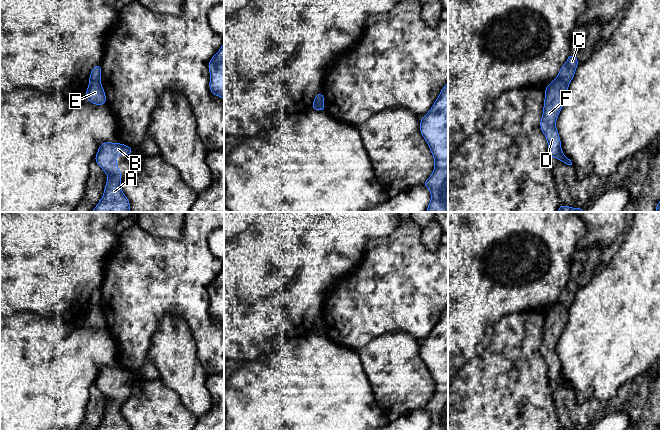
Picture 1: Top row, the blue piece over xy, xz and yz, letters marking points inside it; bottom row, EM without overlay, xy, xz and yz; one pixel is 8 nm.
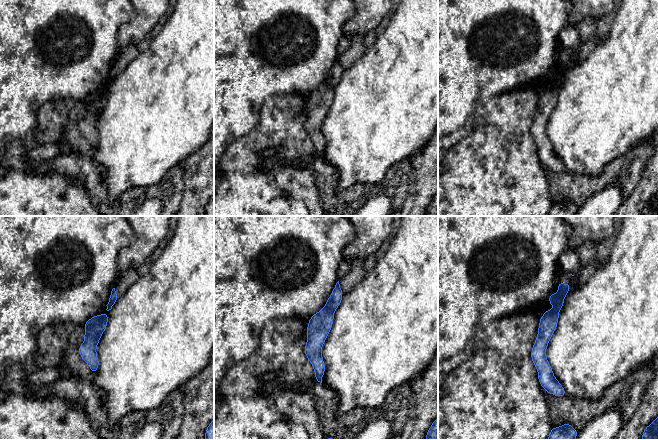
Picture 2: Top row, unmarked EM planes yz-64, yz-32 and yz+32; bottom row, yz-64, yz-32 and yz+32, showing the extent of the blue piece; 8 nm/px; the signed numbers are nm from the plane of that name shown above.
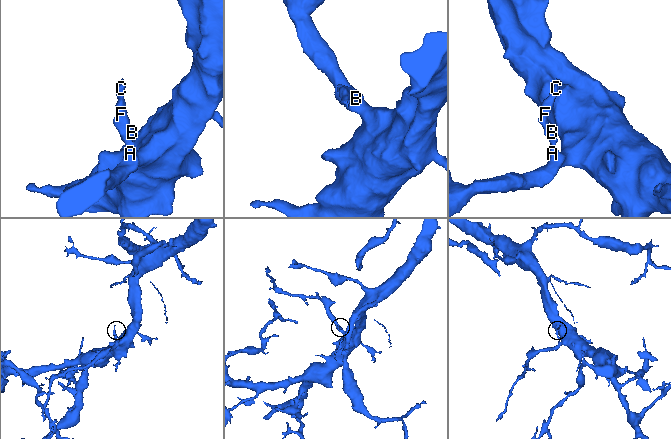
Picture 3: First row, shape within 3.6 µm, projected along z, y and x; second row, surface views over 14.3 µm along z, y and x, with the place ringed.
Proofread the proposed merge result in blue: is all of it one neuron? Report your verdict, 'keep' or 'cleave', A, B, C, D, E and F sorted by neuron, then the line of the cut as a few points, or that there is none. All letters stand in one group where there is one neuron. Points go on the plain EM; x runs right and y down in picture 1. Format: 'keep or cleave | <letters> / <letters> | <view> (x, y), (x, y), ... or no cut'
cleave | A B D E F / C | xy (99, 304), (89, 306)

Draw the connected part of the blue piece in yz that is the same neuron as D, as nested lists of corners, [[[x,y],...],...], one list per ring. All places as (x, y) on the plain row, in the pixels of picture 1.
[[[559,302],[554,303],[546,310],[540,352],[546,361],[550,381],[572,389],[571,384],[562,376],[561,364],[556,353],[557,341],[567,323],[568,311],[569,309]]]

